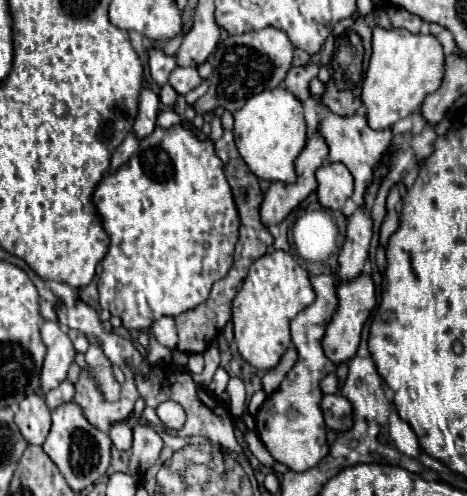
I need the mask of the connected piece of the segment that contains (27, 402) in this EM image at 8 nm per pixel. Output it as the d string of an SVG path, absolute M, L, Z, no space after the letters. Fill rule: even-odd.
M29 394L19 404L15 424L19 426L23 438L29 444L43 444L51 428L51 414L45 404L45 398L39 394Z

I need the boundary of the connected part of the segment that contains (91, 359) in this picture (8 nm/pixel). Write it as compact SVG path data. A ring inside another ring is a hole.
M91 344L89 350L85 352L85 360L87 360L87 368L89 372L95 376L99 388L103 390L107 400L117 400L119 398L119 390L121 386L117 384L117 380L113 378L111 372L111 362L107 360L107 356L103 354L103 350L97 344Z

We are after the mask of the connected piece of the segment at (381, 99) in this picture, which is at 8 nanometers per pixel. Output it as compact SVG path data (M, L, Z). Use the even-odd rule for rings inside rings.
M403 28L373 32L373 54L363 80L361 100L367 108L367 120L373 130L391 128L397 120L419 110L423 98L435 92L443 80L445 54L439 40L431 34L411 34Z

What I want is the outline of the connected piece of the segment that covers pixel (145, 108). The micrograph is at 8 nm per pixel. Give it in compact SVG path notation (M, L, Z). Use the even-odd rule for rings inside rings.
M143 90L141 98L139 98L139 114L133 124L133 132L139 140L147 138L153 132L157 112L159 112L159 96L151 90Z

